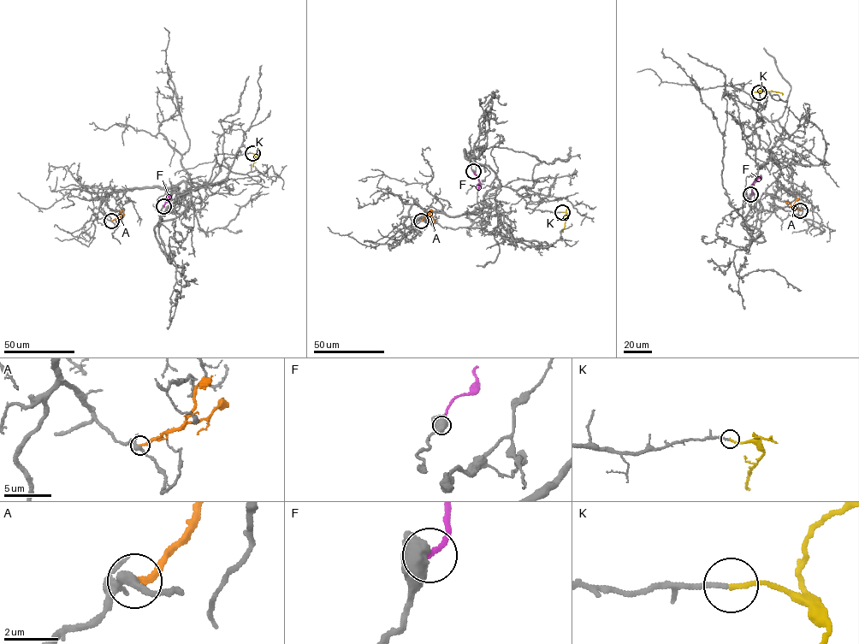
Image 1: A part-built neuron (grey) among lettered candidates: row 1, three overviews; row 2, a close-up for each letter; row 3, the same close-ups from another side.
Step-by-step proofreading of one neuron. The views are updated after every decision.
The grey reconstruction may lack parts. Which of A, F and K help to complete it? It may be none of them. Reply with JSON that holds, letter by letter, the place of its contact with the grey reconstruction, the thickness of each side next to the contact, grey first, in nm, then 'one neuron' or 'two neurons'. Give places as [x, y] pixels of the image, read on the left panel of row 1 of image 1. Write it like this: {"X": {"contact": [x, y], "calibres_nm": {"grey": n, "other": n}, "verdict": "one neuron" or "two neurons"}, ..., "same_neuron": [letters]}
{"A": {"contact": [111, 221], "calibres_nm": {"grey": 280, "other": 240}, "verdict": "two neurons"}, "F": {"contact": [163, 206], "calibres_nm": {"grey": 650, "other": 190}, "verdict": "two neurons"}, "K": {"contact": [252, 153], "calibres_nm": {"grey": 160, "other": 150}, "verdict": "one neuron"}, "same_neuron": ["K"]}

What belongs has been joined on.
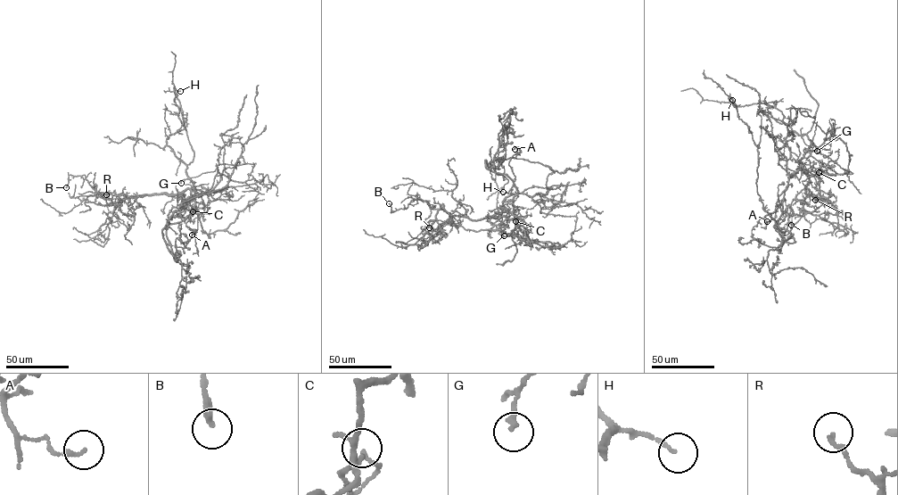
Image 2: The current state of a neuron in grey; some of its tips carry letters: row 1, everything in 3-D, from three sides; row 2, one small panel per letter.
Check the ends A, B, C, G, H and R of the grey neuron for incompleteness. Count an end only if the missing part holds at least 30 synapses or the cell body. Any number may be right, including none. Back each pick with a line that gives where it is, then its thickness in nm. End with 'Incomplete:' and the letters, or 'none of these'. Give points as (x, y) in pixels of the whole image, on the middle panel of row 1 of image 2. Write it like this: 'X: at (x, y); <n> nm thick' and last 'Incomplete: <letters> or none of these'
Incomplete: none of these

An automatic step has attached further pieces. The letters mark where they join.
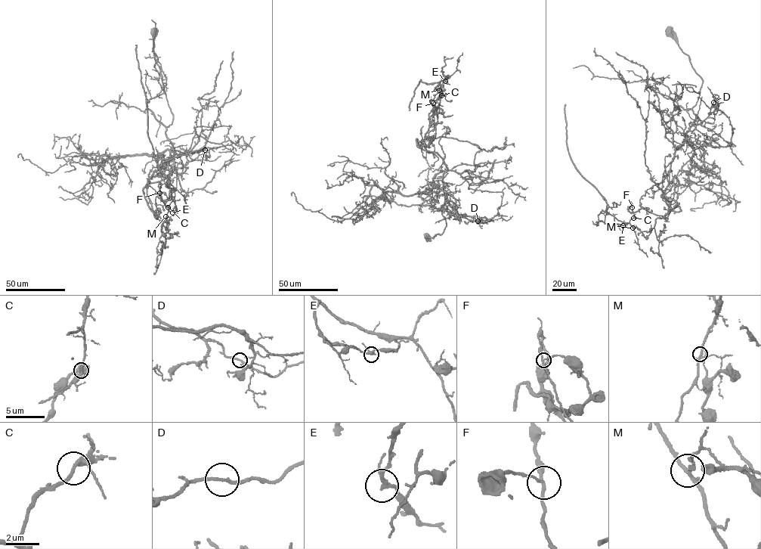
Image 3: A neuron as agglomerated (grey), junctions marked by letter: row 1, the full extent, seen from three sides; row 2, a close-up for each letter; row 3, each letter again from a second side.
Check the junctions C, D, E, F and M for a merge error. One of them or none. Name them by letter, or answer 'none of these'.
F

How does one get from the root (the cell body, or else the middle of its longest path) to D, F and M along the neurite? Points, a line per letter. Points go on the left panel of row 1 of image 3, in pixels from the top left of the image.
D: (153, 31), (154, 59), (161, 70), (173, 116), (171, 124), (166, 127), (167, 138), (176, 150), (205, 150)
F: (153, 31), (154, 59), (173, 116), (165, 133), (174, 162), (168, 175), (143, 189), (156, 215), (160, 193)
M: (153, 31), (154, 59), (173, 116), (165, 133), (174, 165), (143, 192), (167, 228), (165, 216)

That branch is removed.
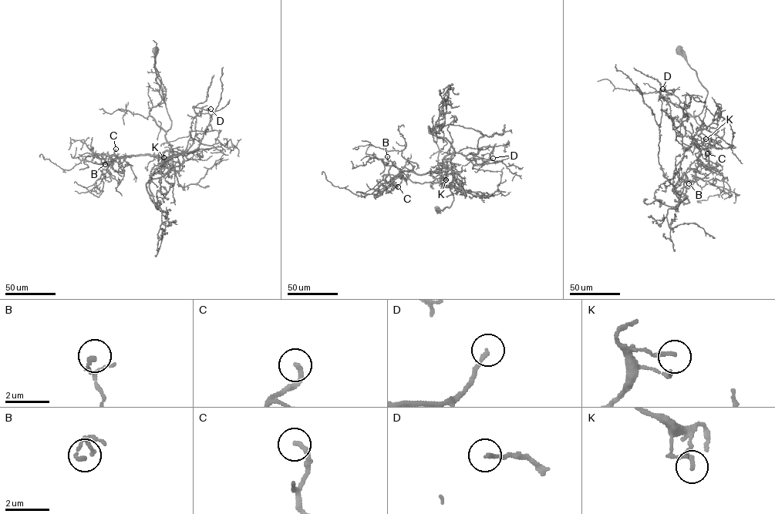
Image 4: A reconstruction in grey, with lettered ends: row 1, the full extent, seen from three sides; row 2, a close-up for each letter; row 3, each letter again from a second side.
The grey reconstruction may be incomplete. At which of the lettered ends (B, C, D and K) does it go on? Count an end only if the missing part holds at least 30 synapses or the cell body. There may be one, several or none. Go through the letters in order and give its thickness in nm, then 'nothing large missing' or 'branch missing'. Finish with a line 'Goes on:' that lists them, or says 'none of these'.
B: 160 nm | nothing large missing
C: 200 nm | nothing large missing
D: 160 nm | nothing large missing
K: 150 nm | nothing large missing
Goes on: none of these

